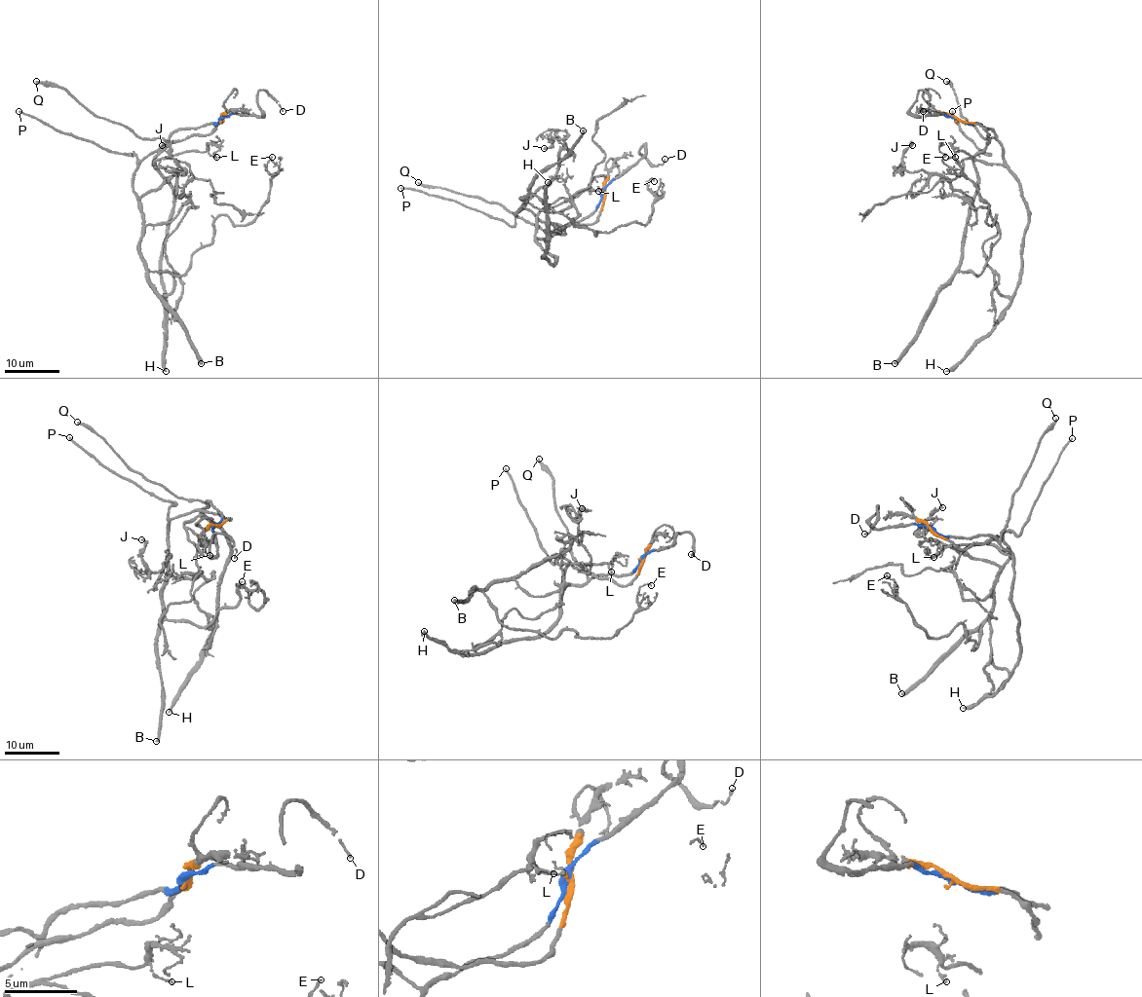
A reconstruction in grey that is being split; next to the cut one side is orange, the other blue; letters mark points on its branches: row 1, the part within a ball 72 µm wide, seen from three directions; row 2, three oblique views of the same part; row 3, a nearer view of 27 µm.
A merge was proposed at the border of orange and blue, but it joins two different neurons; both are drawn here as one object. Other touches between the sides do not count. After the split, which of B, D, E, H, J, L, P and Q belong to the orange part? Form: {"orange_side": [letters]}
{"orange_side": ["B", "E", "J", "P"]}

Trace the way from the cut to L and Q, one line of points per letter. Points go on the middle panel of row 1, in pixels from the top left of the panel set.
L: (603, 193), (591, 213), (548, 238), (536, 238), (536, 217), (545, 207), (591, 187), (598, 191)
Q: (603, 193), (599, 204), (591, 213), (545, 234), (497, 203), (445, 189), (427, 187), (418, 182)

